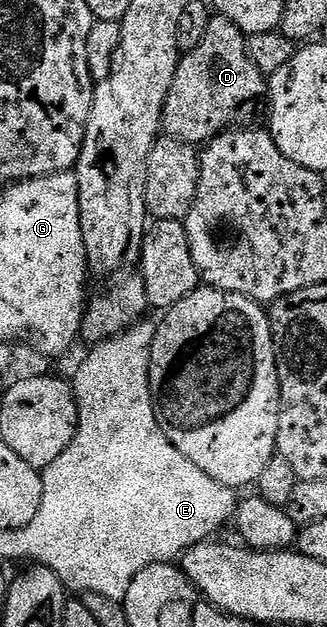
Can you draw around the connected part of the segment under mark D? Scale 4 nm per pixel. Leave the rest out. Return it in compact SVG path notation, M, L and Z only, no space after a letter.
M213 16L198 47L187 50L181 56L174 83L170 83L170 91L166 95L163 132L187 145L203 146L225 132L240 109L259 97L261 100L265 93L266 77L252 61L246 34L230 19Z

